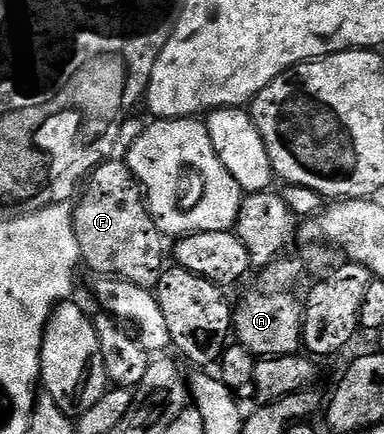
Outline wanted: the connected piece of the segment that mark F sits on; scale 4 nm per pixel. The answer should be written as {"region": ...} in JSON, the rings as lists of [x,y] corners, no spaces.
{"region":[[[125,159],[103,160],[90,173],[81,192],[77,197],[78,204],[73,205],[81,263],[85,267],[87,264],[98,276],[115,276],[136,282],[136,286],[157,289],[158,280],[167,263],[165,260],[168,260],[168,248],[162,245],[164,237],[150,217],[142,186],[126,165]]]}

